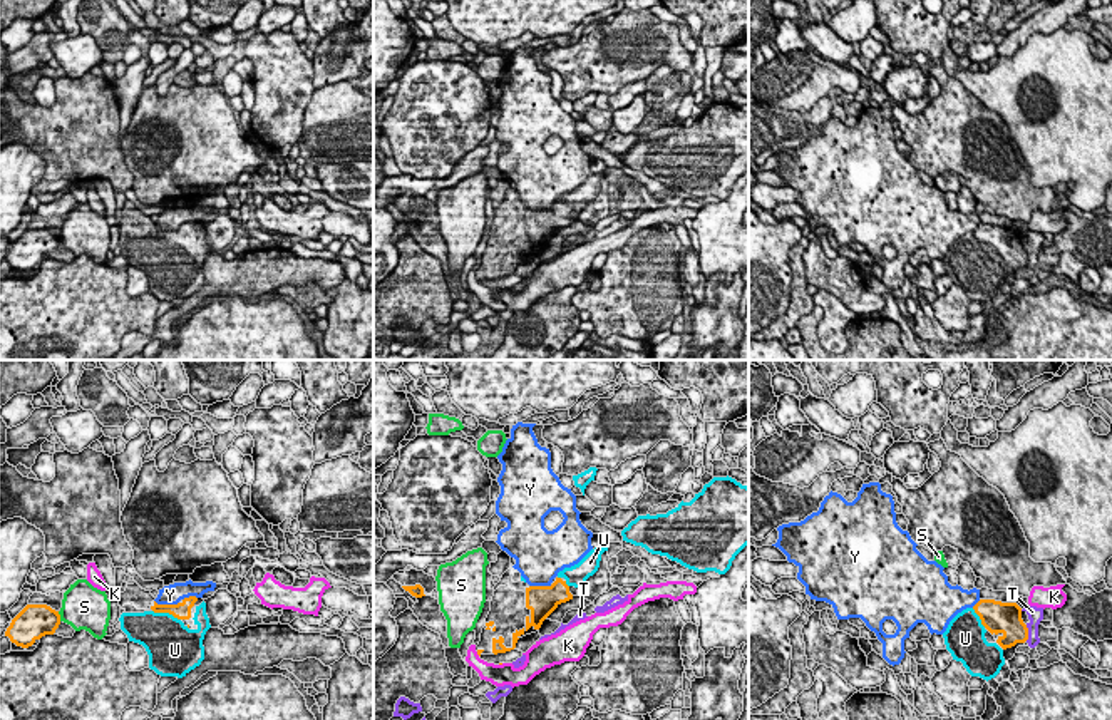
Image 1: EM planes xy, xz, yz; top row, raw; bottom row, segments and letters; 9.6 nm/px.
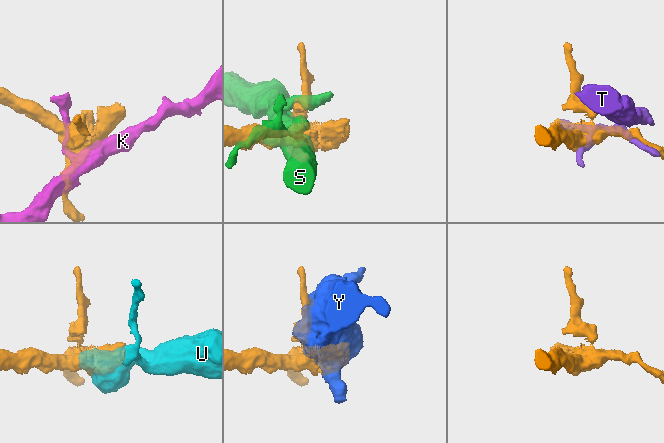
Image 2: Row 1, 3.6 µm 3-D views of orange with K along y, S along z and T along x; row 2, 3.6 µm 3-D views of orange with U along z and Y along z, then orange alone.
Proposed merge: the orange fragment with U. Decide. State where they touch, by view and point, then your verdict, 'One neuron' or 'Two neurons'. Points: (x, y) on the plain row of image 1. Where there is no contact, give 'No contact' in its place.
Touches orange at xy (166, 236). One neuron

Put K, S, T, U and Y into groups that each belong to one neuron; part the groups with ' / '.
K / S / T / U / Y

